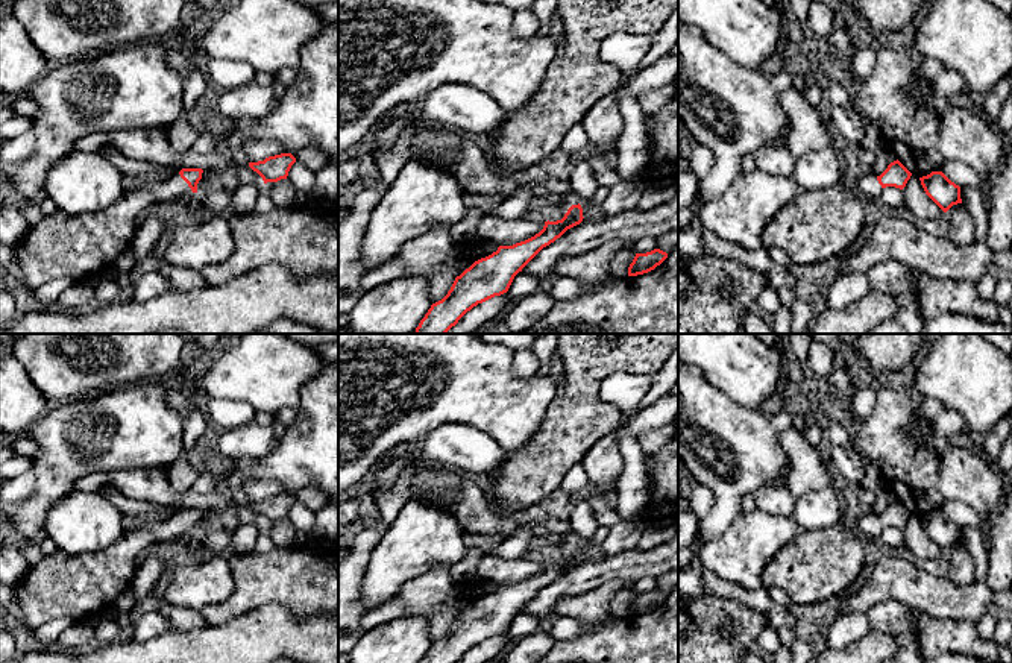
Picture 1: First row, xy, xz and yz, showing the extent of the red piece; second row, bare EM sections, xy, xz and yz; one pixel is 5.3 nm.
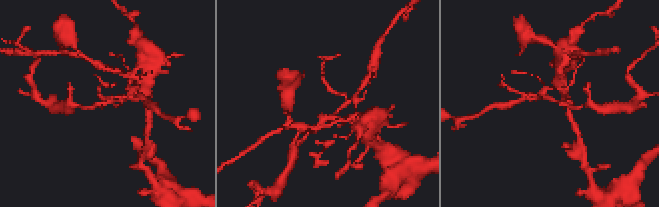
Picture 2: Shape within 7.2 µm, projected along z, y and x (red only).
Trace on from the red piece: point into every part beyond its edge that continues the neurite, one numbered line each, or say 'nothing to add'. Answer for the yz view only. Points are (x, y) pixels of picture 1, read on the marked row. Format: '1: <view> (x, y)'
1: yz (868, 184)

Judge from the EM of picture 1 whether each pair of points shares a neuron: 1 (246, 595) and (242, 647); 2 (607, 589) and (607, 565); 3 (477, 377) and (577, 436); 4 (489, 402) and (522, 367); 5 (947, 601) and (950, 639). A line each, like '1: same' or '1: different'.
1: different
2: different
3: different
4: different
5: different

